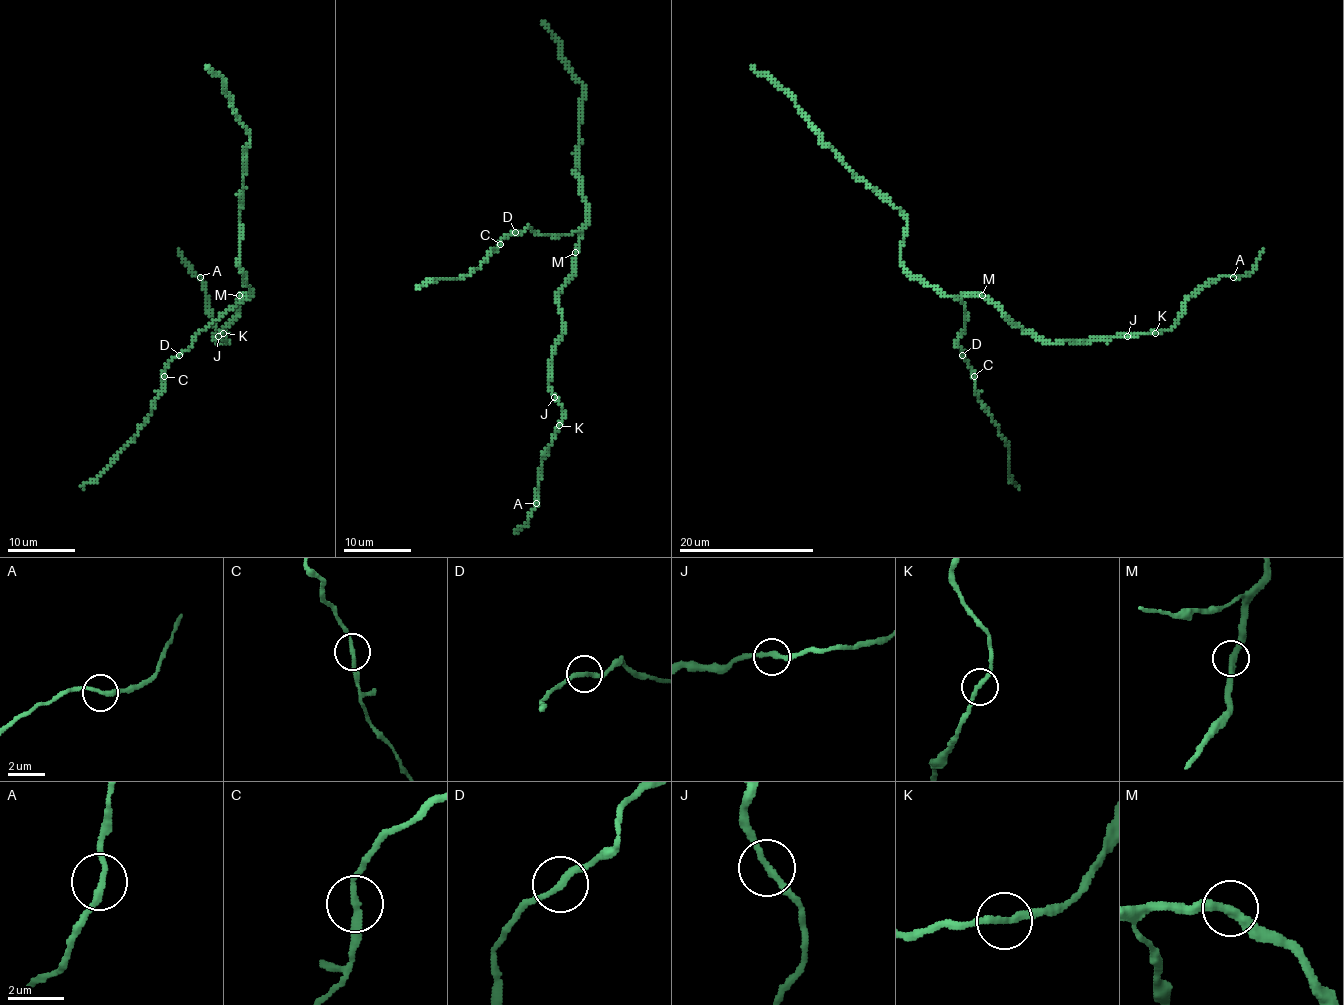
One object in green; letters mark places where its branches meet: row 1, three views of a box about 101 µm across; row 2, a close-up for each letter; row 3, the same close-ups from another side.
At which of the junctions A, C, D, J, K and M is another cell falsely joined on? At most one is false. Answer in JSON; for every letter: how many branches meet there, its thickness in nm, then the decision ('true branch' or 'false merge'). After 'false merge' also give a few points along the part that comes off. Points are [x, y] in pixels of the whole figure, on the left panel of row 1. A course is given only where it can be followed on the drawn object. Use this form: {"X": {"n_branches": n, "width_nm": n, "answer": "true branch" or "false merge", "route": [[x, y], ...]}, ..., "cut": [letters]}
{"A": {"n_branches": 2, "width_nm": 220, "answer": "true branch"}, "C": {"n_branches": 2, "width_nm": 240, "answer": "false merge", "route": [[164, 377], [161, 395], [139, 433], [101, 473], [81, 487]]}, "D": {"n_branches": 2, "width_nm": 240, "answer": "true branch"}, "J": {"n_branches": 2, "width_nm": 240, "answer": "true branch"}, "K": {"n_branches": 2, "width_nm": 240, "answer": "true branch"}, "M": {"n_branches": 2, "width_nm": 340, "answer": "true branch"}, "cut": ["C"]}

